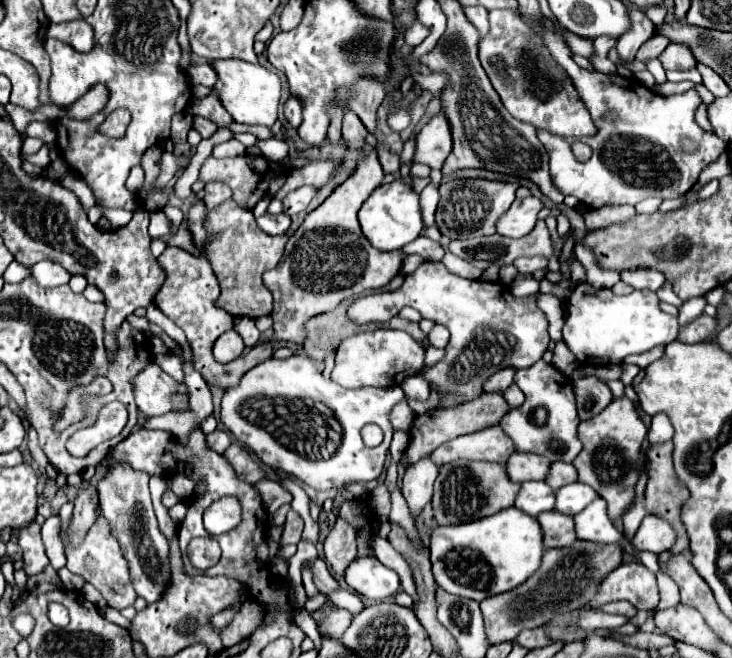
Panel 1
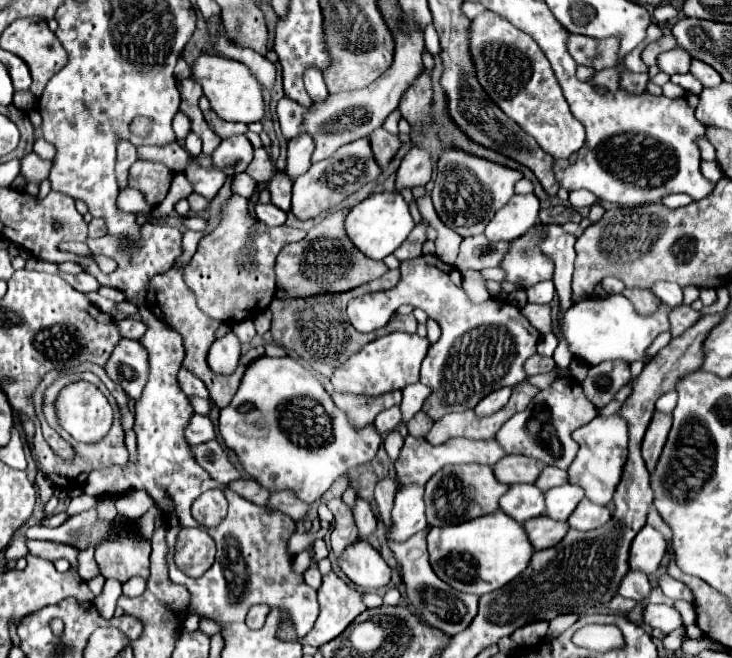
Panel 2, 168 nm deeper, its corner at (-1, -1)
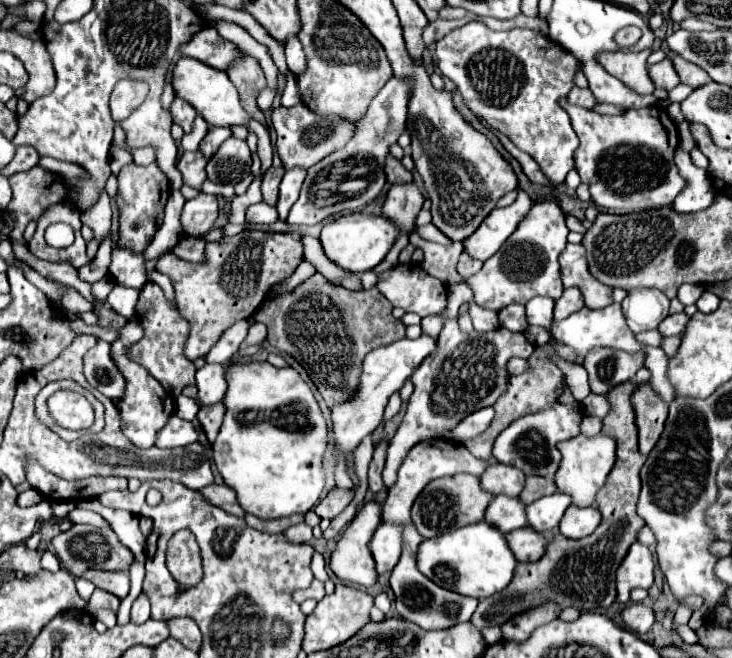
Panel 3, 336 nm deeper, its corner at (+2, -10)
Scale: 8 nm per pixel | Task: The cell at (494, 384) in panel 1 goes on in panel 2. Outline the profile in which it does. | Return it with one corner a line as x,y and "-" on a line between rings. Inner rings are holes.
503,387
501,391
493,391
489,393
485,399
481,399
475,407
475,413
477,415
493,415
497,413
511,397
511,387

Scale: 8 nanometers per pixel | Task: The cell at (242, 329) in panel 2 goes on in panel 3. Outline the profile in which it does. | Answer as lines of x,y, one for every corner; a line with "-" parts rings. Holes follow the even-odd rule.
238,320
234,322
220,338
218,342
208,350
206,354
206,364
228,364
230,358
240,350
250,324
254,324
256,320

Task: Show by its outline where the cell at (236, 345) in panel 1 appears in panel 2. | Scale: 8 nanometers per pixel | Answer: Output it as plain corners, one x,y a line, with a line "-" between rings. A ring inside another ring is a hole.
231,331
227,335
223,335
221,339
217,339
207,355
207,363
215,373
221,375
231,375
237,369
241,357
241,343
237,339
237,335
233,335

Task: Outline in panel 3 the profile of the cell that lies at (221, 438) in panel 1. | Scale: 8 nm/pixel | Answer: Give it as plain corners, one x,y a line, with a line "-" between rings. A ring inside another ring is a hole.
176,414
170,416
166,426
158,432
158,448
176,448
176,446
188,446
192,442
198,442
198,434
194,426
188,420
178,418

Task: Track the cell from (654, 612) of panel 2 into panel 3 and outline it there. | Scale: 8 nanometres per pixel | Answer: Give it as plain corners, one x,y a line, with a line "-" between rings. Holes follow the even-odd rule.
628,604
622,614
620,614
624,626
636,634
648,634
650,628
652,628
652,622
654,622
654,610
644,606
644,604

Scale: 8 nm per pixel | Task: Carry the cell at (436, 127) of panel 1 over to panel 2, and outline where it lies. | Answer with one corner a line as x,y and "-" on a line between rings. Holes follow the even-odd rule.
411,147
411,151
403,157
401,167
397,171
397,191
403,187
417,187
427,185
433,173
433,159
431,153
423,147

